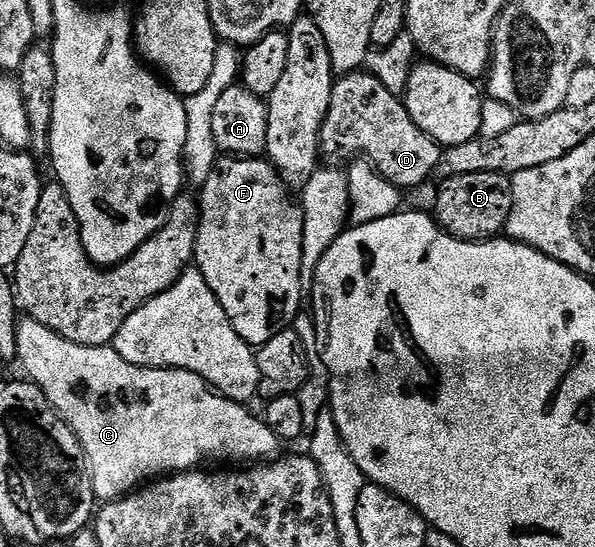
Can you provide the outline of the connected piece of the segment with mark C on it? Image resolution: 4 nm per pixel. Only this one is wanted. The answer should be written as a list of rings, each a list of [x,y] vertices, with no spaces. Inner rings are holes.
[[[27,316],[21,317],[16,324],[16,358],[18,362],[24,365],[24,370],[28,373],[25,375],[40,387],[40,391],[48,397],[50,404],[56,409],[56,413],[63,418],[64,423],[73,430],[76,439],[82,444],[84,455],[88,457],[88,474],[92,478],[92,491],[101,503],[111,502],[114,498],[122,498],[126,494],[131,494],[157,476],[171,476],[197,469],[201,464],[208,464],[204,462],[210,461],[211,458],[229,458],[232,461],[229,463],[232,464],[256,464],[261,460],[275,459],[281,453],[282,443],[280,439],[274,436],[274,432],[270,432],[270,428],[264,422],[263,417],[256,415],[255,418],[248,411],[249,407],[245,403],[235,402],[225,398],[223,394],[217,394],[208,383],[202,381],[194,372],[155,370],[149,366],[135,366],[126,360],[122,360],[122,356],[118,356],[118,352],[112,349],[111,345],[83,346],[82,344],[74,344],[70,340],[58,336],[58,332],[38,324],[38,320]]]

